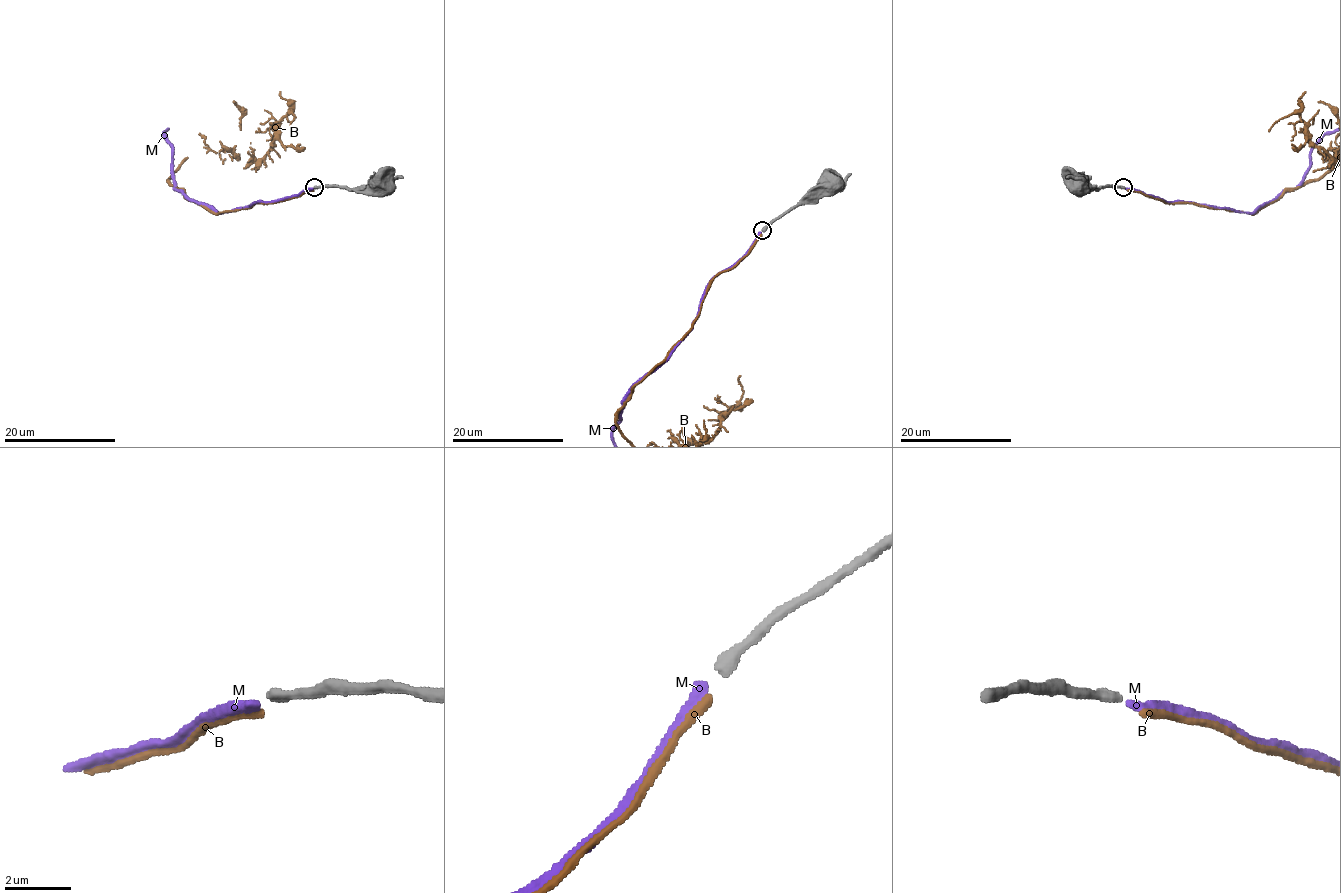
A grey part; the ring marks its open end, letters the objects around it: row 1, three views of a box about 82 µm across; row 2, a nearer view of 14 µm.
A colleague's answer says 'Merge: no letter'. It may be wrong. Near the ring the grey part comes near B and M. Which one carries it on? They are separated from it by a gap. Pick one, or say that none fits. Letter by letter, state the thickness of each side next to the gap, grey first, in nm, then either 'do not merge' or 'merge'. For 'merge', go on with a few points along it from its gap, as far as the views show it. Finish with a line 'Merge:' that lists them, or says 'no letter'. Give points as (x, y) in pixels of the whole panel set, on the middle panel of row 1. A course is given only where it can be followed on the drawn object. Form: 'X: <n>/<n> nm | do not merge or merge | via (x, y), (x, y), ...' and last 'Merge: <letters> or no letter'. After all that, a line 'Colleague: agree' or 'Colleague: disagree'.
B: 360/260 nm | do not merge
M: 360/320 nm | merge
Merge: M
Colleague: disagree

